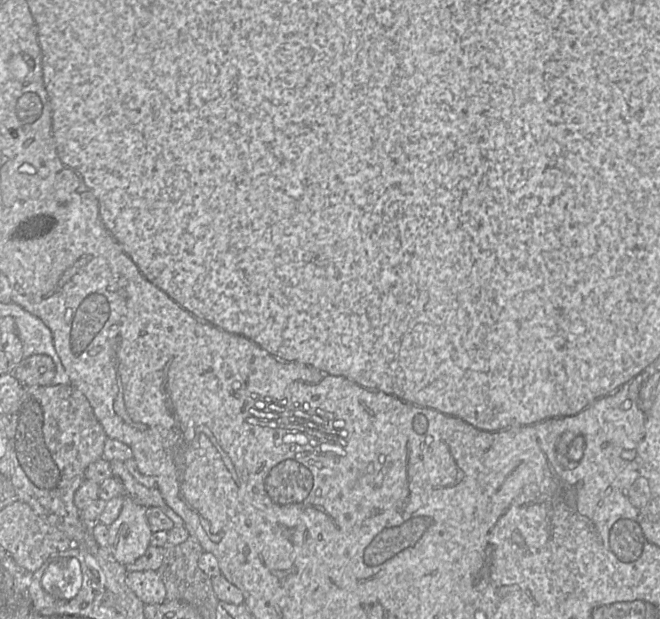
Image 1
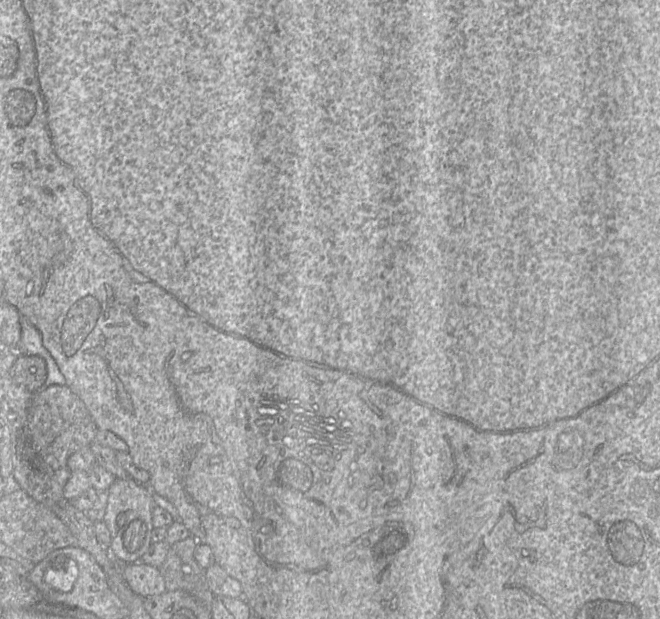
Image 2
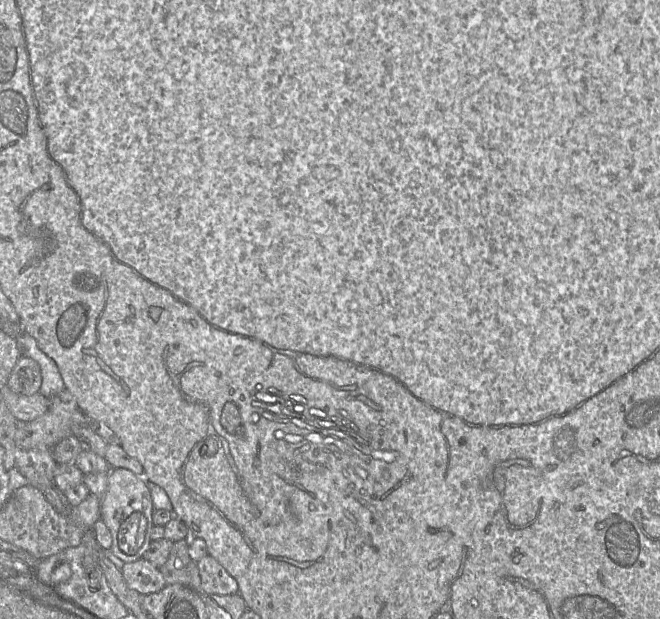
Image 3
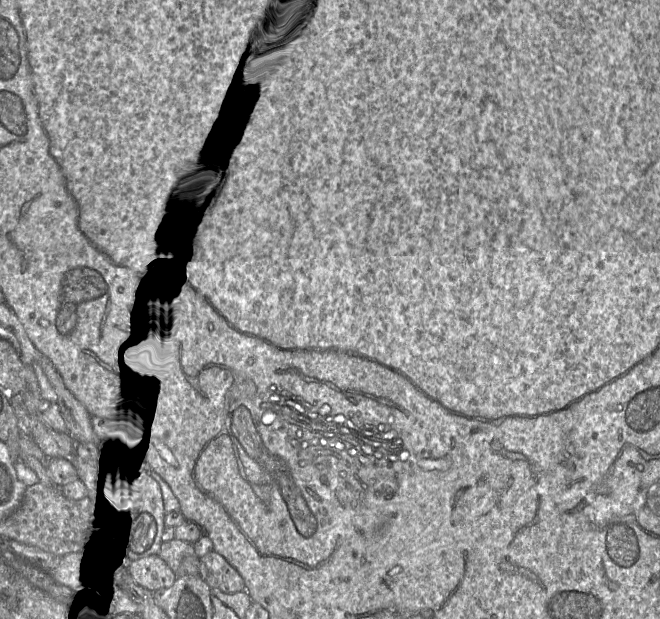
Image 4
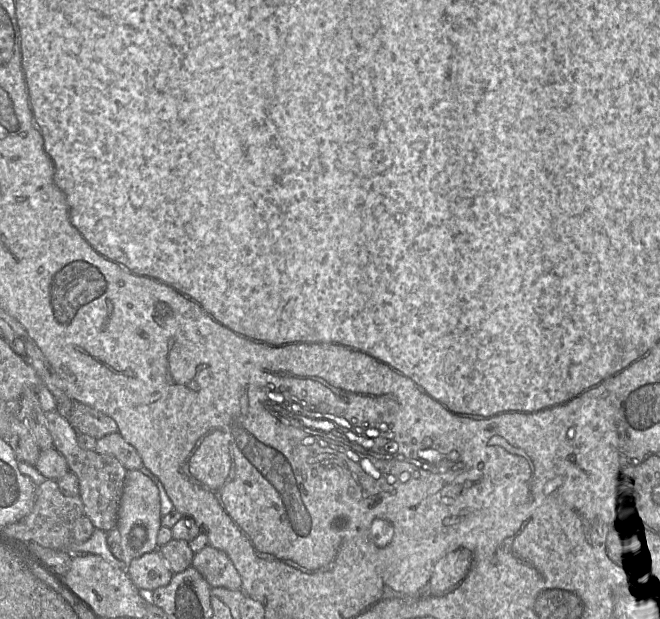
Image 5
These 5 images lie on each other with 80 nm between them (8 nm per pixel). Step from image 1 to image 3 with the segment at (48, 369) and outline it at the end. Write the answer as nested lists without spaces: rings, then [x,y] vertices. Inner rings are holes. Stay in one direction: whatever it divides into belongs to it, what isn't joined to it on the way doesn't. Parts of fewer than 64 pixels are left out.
[[[20,356],[8,378],[8,387],[17,394],[31,396],[40,393],[42,375],[39,364],[26,356]]]

